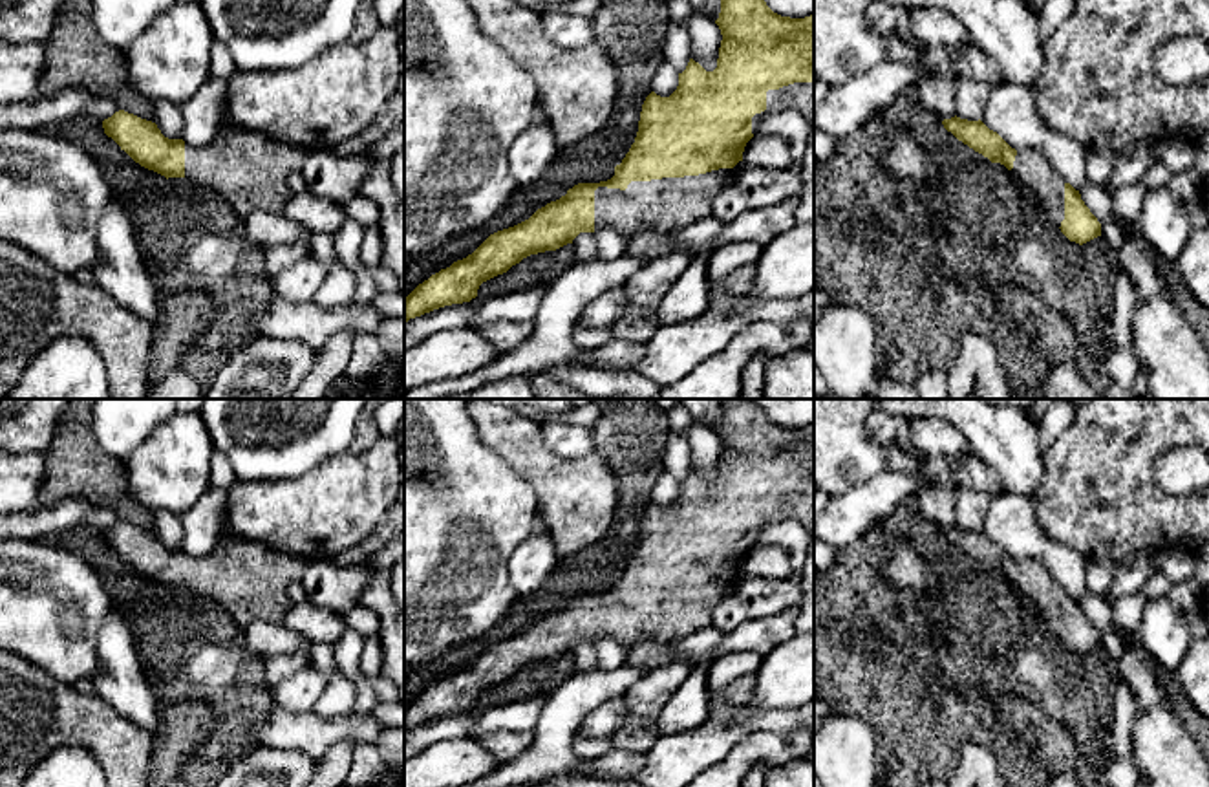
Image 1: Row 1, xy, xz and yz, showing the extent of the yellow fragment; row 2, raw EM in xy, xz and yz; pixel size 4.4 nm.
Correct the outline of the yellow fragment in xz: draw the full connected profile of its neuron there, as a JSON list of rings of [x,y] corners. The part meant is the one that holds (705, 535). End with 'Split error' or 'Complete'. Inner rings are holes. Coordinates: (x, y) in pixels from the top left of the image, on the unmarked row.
[[[750,399],[717,401],[721,423],[715,434],[722,445],[717,478],[706,481],[690,469],[669,507],[655,501],[646,507],[635,553],[611,589],[574,595],[529,630],[490,644],[472,664],[432,685],[404,708],[406,732],[444,716],[470,712],[483,692],[530,664],[572,653],[580,642],[613,639],[627,648],[642,639],[669,642],[711,626],[715,608],[766,527],[797,520],[814,534],[814,425],[781,426]]]. Split error

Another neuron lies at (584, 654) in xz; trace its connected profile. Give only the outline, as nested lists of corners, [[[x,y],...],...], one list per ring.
[[[580,642],[572,653],[574,663],[578,666],[578,670],[582,672],[589,672],[596,668],[596,650],[594,650],[594,642]]]

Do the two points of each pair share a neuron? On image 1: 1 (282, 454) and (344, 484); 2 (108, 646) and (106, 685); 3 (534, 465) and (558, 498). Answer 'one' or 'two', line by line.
1: two
2: one
3: one

